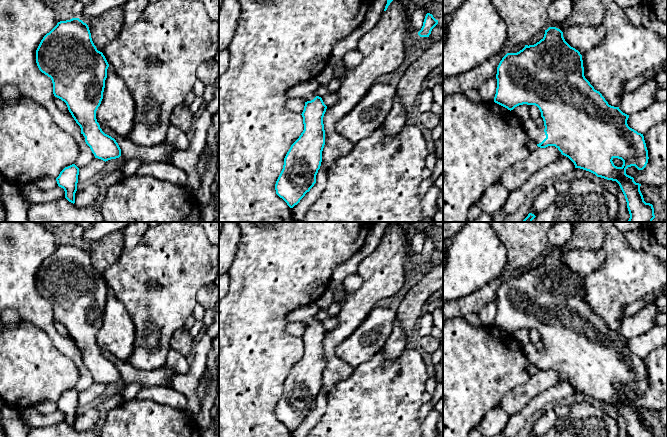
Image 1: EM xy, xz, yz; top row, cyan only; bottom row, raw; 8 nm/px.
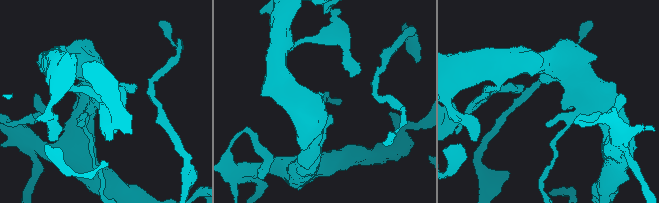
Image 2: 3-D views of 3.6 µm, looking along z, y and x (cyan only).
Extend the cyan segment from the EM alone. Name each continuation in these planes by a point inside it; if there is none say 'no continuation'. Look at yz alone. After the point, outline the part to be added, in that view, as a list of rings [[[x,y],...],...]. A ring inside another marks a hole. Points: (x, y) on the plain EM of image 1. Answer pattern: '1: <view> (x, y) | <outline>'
1: yz (537, 359) | [[[528,343],[526,346],[523,347],[523,352],[530,361],[530,363],[536,367],[541,367],[545,362],[545,350],[538,351],[532,343]]]

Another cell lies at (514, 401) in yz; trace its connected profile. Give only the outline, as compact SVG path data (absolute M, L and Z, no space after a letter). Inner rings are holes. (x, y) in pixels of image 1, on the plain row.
M555 370L537 371L523 385L506 393L499 404L509 416L520 412L539 393L552 387L562 380Z

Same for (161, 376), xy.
M99 347L99 349L105 358L116 364L121 373L121 380L123 380L126 385L140 384L142 388L153 386L171 387L170 377L177 373L174 368L169 368L167 366L154 370L136 370L125 360L116 358L106 349L102 347Z

